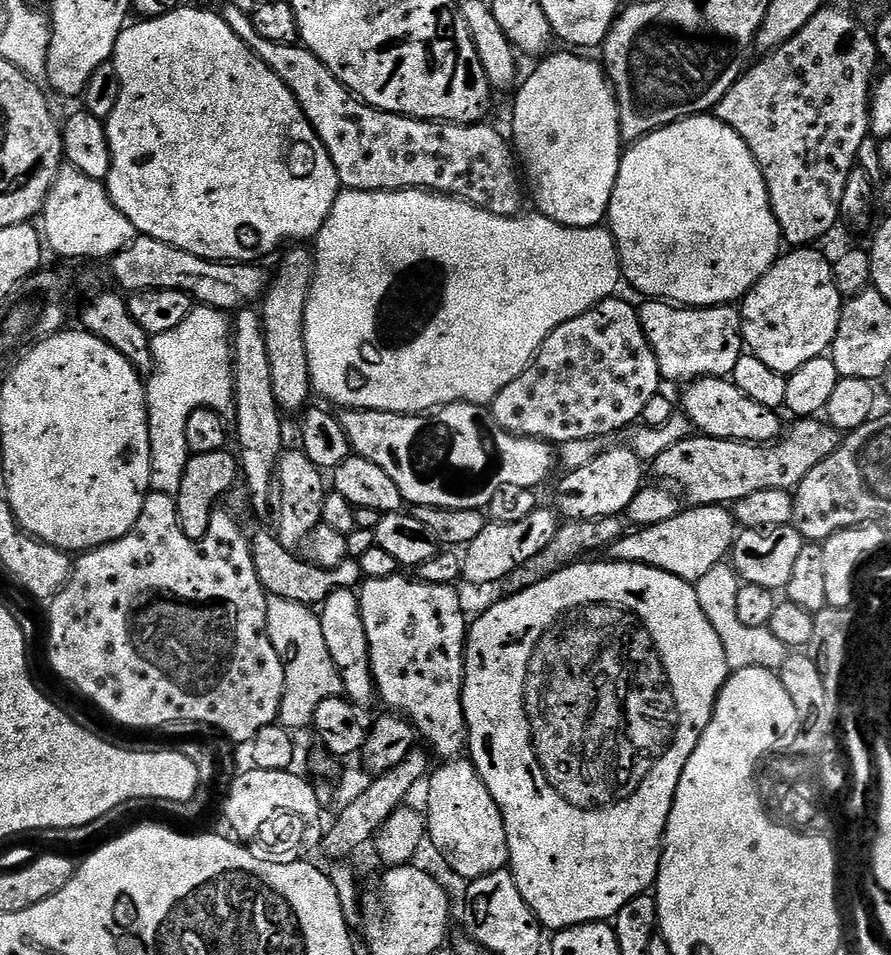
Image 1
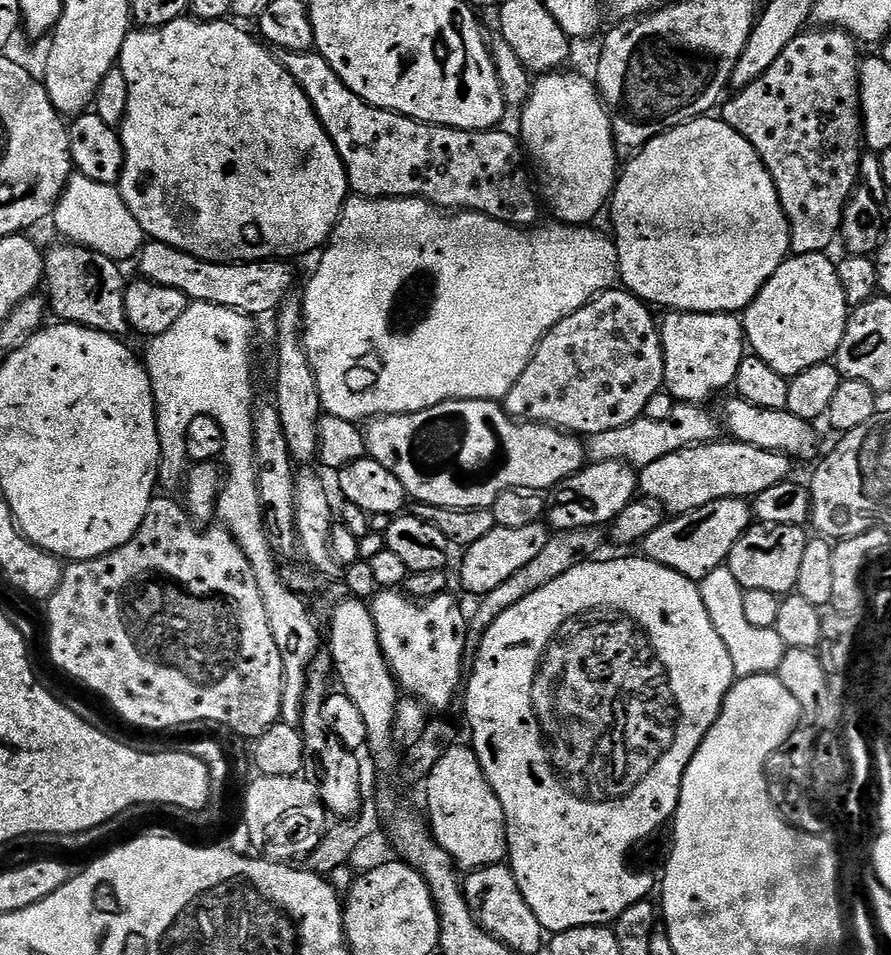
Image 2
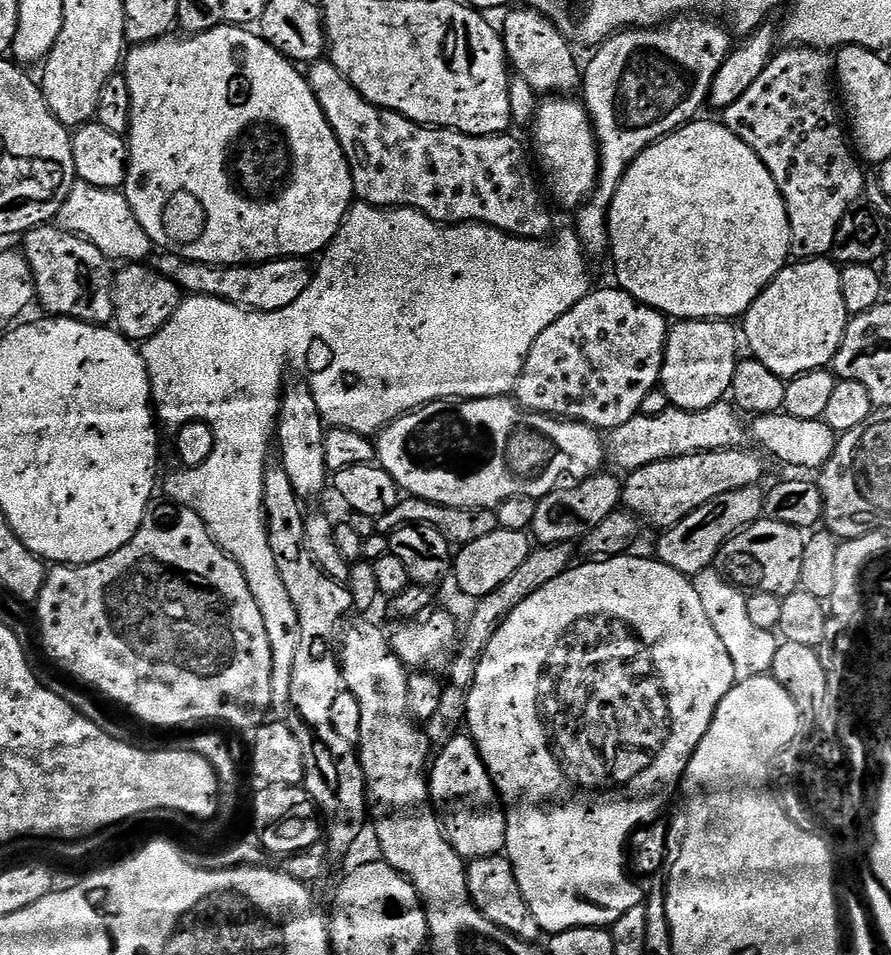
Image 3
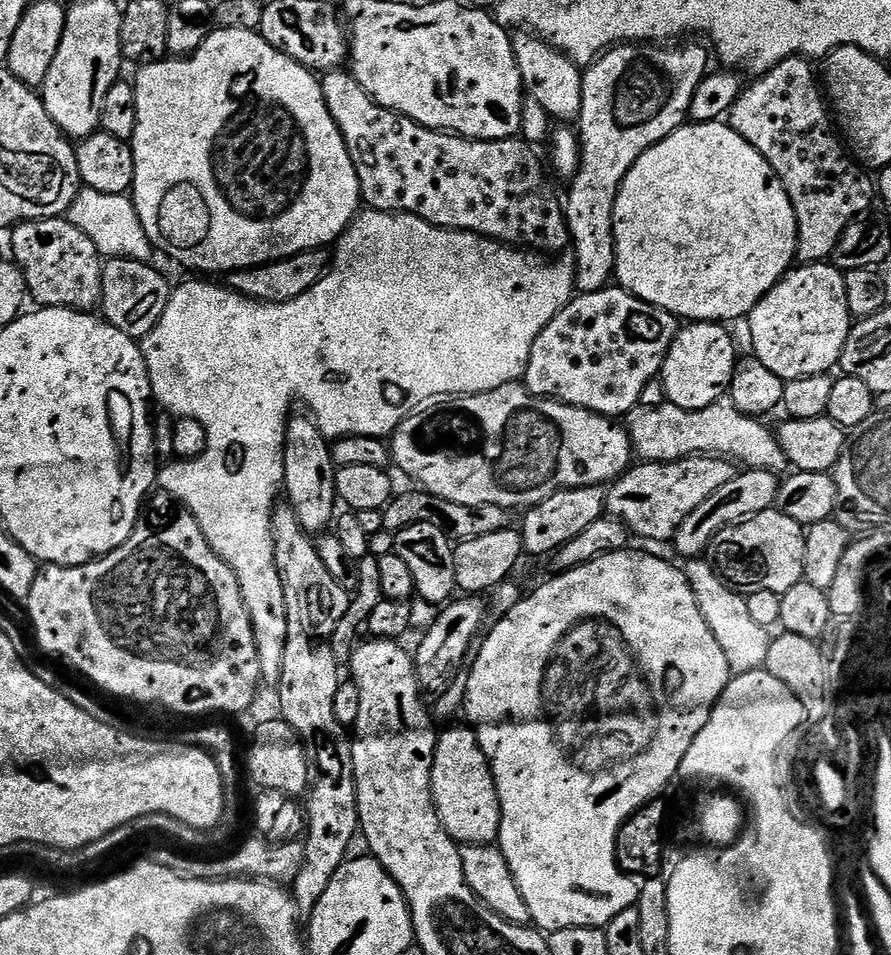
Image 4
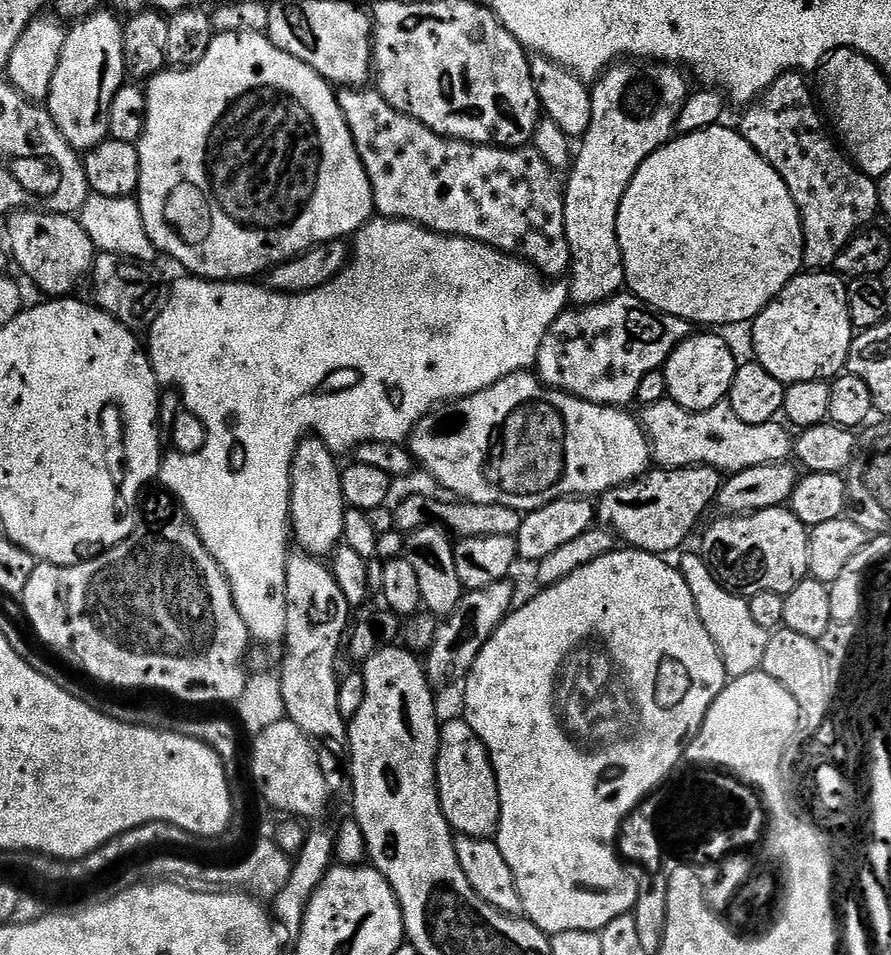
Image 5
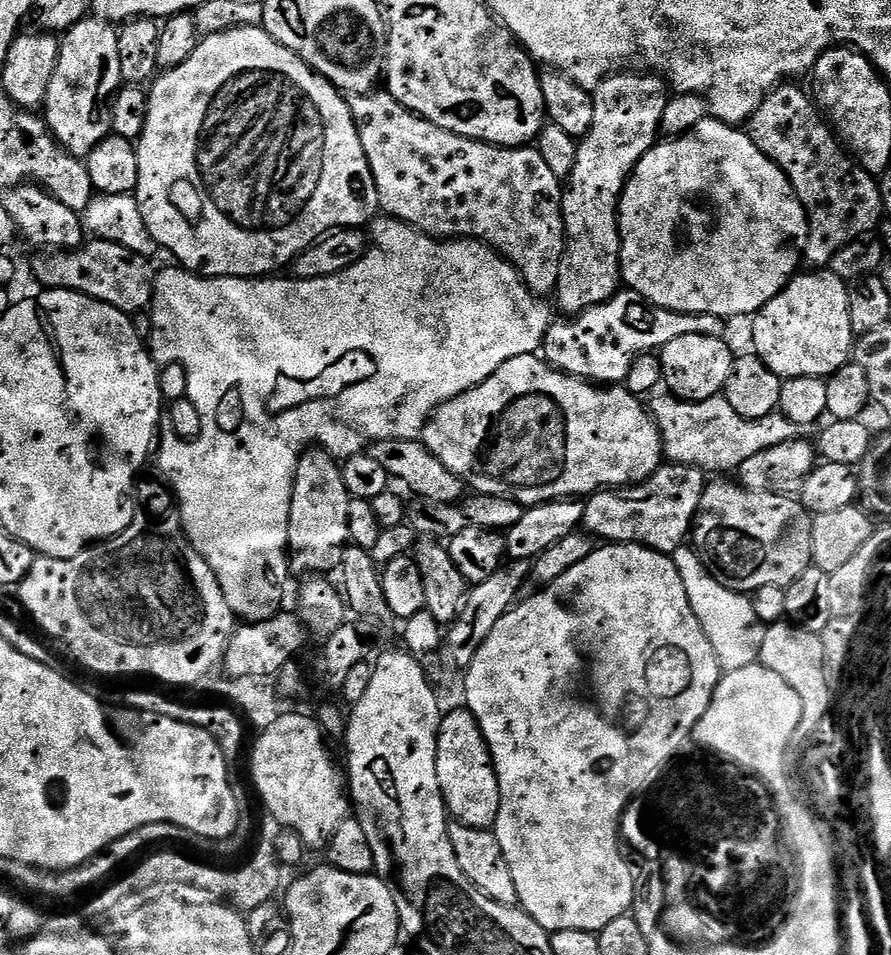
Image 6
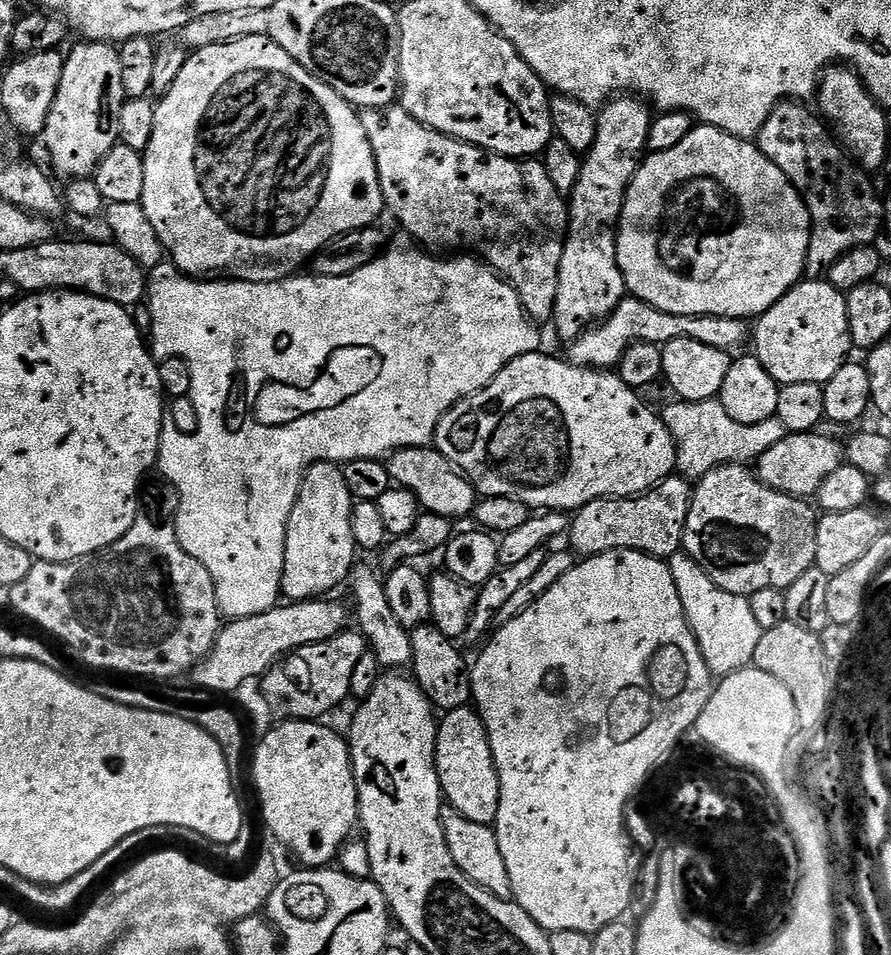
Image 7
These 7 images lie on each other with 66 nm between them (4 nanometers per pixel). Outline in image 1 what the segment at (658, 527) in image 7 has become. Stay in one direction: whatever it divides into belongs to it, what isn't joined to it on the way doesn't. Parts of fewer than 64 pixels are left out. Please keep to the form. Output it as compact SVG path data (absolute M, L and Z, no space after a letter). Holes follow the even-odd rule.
M800 418L792 429L773 444L743 444L741 440L719 440L713 436L692 434L687 439L654 459L656 472L661 481L677 480L684 487L683 495L688 495L687 503L692 506L701 504L735 505L736 501L746 498L746 494L758 494L758 490L795 489L796 485L818 466L842 443L841 433L831 424L820 418Z

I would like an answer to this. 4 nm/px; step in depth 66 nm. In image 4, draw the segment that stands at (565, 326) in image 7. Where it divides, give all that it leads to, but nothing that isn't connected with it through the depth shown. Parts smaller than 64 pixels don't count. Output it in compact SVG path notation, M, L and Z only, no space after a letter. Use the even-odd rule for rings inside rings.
M688 44L673 52L659 52L656 46L613 46L603 53L584 72L582 110L578 121L578 137L582 147L579 171L572 184L572 193L566 196L566 219L571 251L576 251L576 288L581 293L601 292L613 283L616 275L616 243L614 242L614 202L620 193L620 183L638 162L638 158L671 132L684 127L689 119L694 94L709 75L710 52L700 44Z

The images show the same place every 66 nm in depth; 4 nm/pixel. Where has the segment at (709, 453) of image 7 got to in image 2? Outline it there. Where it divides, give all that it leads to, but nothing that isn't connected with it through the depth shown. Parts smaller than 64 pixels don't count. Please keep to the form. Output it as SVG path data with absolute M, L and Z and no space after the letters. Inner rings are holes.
M677 403L674 410L671 411L668 418L652 420L643 417L633 423L628 423L624 427L615 430L602 431L600 434L594 434L587 437L584 442L585 459L589 463L601 464L604 461L620 461L641 468L649 465L650 462L656 462L658 458L665 457L666 454L676 453L680 449L690 448L696 444L711 443L717 439L717 432L720 431L717 419L715 420L699 405Z

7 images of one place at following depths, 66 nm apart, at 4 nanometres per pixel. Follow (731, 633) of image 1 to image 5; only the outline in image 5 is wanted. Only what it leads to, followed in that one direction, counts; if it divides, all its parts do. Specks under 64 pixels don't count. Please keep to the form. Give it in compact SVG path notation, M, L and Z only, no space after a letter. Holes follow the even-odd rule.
M703 555L684 556L678 561L678 567L686 578L686 586L690 586L690 594L694 594L694 606L698 606L702 626L706 626L710 638L714 638L714 646L718 646L729 677L735 678L757 671L766 654L766 642L770 632L769 629L758 626L758 622L754 622L747 599L724 587L712 573Z

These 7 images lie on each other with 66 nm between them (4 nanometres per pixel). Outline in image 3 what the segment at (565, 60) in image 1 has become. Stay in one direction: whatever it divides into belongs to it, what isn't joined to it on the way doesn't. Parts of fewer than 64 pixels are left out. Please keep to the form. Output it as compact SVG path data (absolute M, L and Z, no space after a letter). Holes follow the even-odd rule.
M548 98L538 107L532 127L540 160L546 174L545 183L549 184L553 196L564 206L577 209L587 201L595 191L599 180L599 144L592 127L591 117L583 103L572 101L572 98Z

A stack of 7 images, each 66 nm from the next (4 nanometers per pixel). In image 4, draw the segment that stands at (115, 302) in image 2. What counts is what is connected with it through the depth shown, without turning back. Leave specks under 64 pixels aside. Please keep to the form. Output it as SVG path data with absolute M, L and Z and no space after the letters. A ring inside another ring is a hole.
M66 218L25 220L11 229L10 236L15 263L24 272L31 299L39 307L92 310L103 301L101 254L78 226Z

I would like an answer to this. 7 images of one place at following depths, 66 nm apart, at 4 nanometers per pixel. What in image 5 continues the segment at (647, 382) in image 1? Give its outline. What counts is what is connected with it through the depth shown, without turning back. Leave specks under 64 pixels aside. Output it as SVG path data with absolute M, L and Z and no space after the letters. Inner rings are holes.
M617 294L601 304L564 311L542 338L534 372L547 388L557 388L595 404L628 406L636 400L640 380L663 369L676 346L693 332L689 321L659 312L637 296Z

